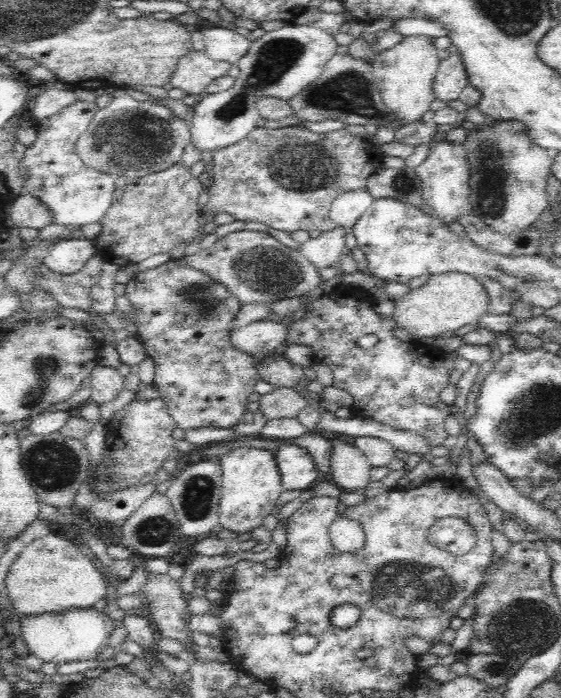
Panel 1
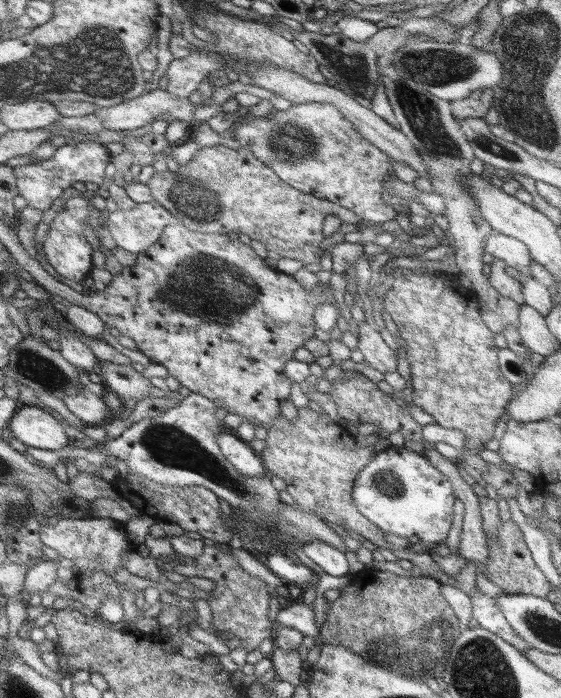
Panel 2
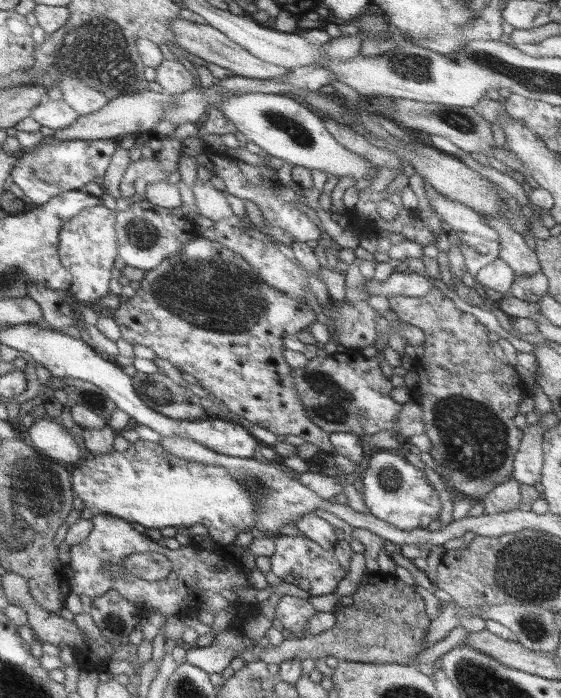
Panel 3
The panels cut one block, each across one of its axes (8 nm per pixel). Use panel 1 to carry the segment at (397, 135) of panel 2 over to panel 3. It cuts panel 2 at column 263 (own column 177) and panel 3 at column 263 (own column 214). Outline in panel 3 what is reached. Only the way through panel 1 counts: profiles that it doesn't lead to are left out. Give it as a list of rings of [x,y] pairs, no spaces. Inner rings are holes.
[[[177,16],[177,18],[169,20],[169,30],[171,30],[171,34],[173,34],[175,44],[177,44],[181,50],[185,50],[185,52],[189,52],[189,54],[201,58],[201,60],[207,62],[207,64],[215,64],[215,66],[219,66],[219,68],[223,68],[223,70],[229,70],[229,72],[233,72],[233,74],[239,76],[239,78],[247,78],[247,80],[271,80],[271,78],[281,78],[281,76],[285,76],[285,74],[291,72],[291,70],[287,70],[287,68],[261,62],[259,58],[255,58],[251,52],[247,52],[245,48],[241,48],[239,44],[235,44],[233,40],[229,40],[225,34],[221,34],[221,32],[215,30],[213,26],[189,22],[189,20],[183,20],[183,18]]]

